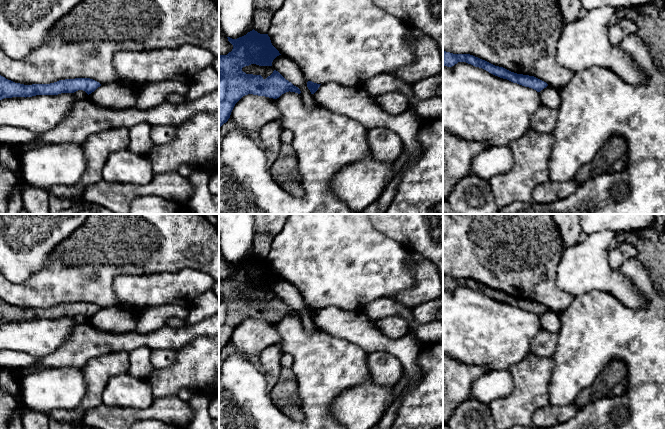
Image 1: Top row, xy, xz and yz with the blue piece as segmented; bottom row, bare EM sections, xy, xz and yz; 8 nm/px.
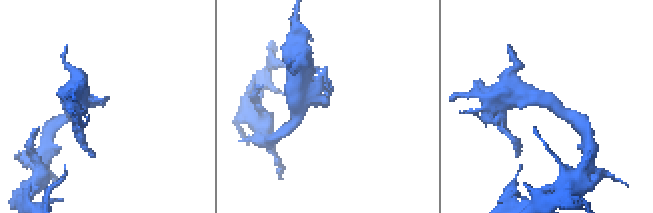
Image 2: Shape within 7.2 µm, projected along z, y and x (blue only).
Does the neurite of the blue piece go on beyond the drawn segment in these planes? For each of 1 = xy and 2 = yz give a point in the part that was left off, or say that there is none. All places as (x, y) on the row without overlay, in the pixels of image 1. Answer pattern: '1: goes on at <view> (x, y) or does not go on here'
1: does not go on here
2: does not go on here

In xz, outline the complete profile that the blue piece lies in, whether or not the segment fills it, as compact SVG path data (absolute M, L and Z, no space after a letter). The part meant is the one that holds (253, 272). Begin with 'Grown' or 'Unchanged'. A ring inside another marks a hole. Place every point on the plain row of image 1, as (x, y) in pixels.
Unchanged. M253 253L237 263L227 262L233 273L227 279L219 278L219 353L230 342L235 328L245 319L277 323L289 315L301 317L276 294L266 303L242 295L243 291L251 288L272 290L273 284L281 279L268 258L260 258Z

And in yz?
Unchanged. M443 275L443 289L452 291L458 286L466 286L475 291L482 292L489 297L498 300L503 303L507 303L513 307L532 312L537 316L540 316L548 310L548 308L534 300L517 298L511 296L503 291L495 290L485 284L475 281L470 278L453 278L450 276Z

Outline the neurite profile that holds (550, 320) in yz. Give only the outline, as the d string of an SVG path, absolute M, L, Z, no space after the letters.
M548 309L538 317L542 329L556 334L559 332L562 325L560 313Z

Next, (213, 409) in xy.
M219 396L210 401L208 411L213 420L219 419Z

